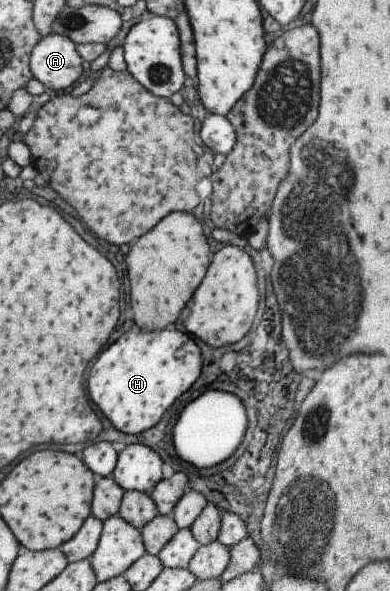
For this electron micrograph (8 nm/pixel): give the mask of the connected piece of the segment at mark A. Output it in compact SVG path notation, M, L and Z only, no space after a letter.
M48 33L46 36L40 37L29 54L29 69L32 77L36 78L45 88L52 88L52 90L64 90L70 84L74 86L80 81L86 74L80 67L81 62L76 44L69 38L54 33Z

